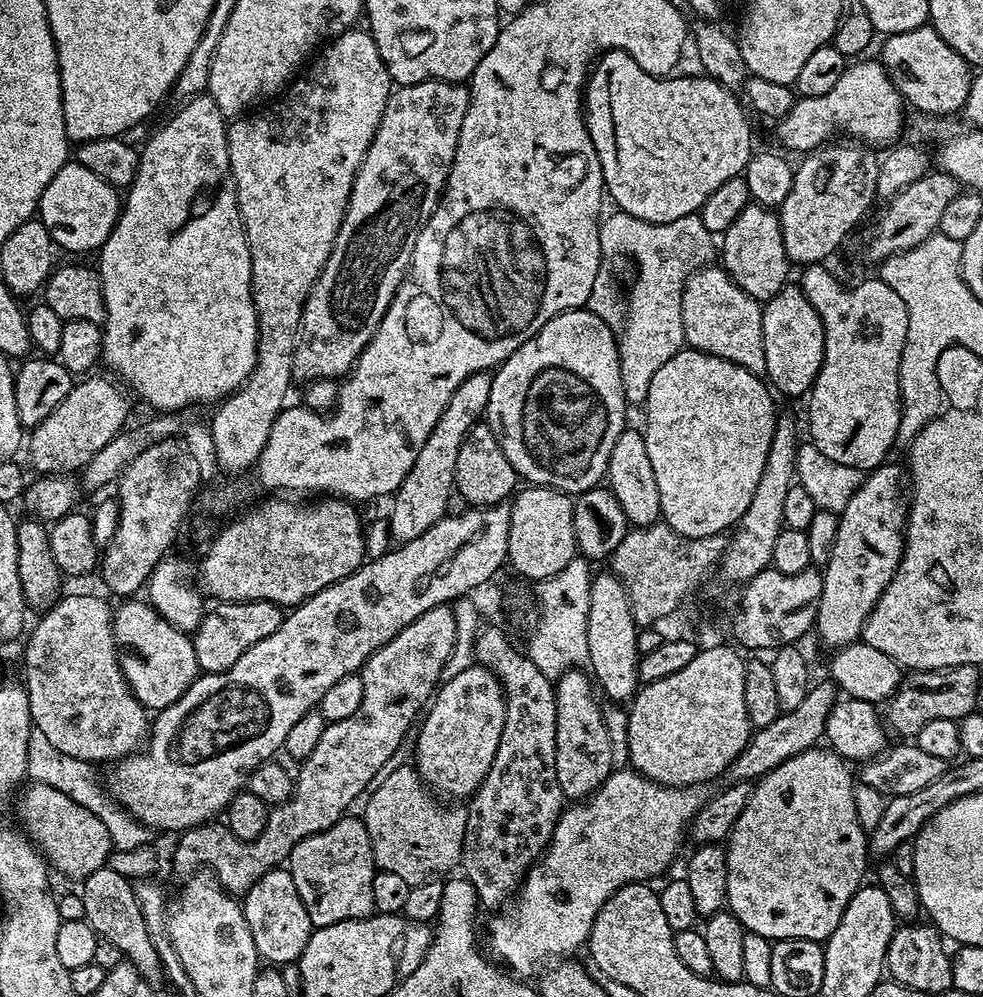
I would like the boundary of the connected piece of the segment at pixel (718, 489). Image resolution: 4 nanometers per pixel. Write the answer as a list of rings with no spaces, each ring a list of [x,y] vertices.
[[[687,346],[674,354],[670,362],[662,362],[654,378],[650,378],[646,401],[648,417],[642,423],[646,454],[650,454],[654,482],[658,482],[663,523],[670,525],[679,536],[719,536],[746,514],[758,478],[762,478],[762,466],[766,466],[770,438],[776,429],[778,409],[771,395],[769,385],[750,370]]]

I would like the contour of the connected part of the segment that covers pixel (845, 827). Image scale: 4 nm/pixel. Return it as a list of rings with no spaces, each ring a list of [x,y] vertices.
[[[815,746],[808,748],[800,754],[794,754],[786,762],[782,762],[776,768],[770,770],[766,775],[755,781],[750,798],[738,818],[734,822],[732,833],[728,835],[726,841],[726,866],[728,867],[728,881],[726,890],[728,891],[727,911],[740,919],[740,924],[747,931],[754,934],[762,934],[762,938],[773,942],[785,940],[786,938],[806,938],[807,940],[827,941],[830,934],[838,926],[844,911],[848,909],[850,898],[865,883],[864,871],[868,868],[870,853],[868,851],[868,836],[866,831],[859,824],[858,814],[855,813],[855,792],[854,776],[848,773],[849,765],[843,756],[839,756],[827,746]]]

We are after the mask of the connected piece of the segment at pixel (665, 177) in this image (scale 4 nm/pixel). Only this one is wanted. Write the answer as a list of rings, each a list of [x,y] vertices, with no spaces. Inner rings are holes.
[[[612,48],[595,61],[586,81],[582,97],[582,116],[587,123],[590,138],[594,142],[594,150],[598,154],[598,162],[602,166],[604,186],[611,203],[613,200],[616,203],[615,207],[621,212],[655,224],[658,222],[674,222],[678,218],[697,215],[701,206],[706,202],[706,198],[710,198],[710,194],[714,194],[714,190],[718,190],[718,186],[722,186],[722,182],[727,182],[729,178],[741,175],[744,167],[748,164],[748,159],[754,155],[752,128],[748,125],[747,118],[744,117],[744,110],[746,112],[745,105],[739,99],[736,101],[736,96],[731,91],[724,88],[719,82],[712,80],[708,75],[680,75],[676,74],[671,78],[651,76],[642,70],[642,66],[638,66],[638,62],[634,62],[634,58],[630,58],[630,54],[626,54],[617,48]]]

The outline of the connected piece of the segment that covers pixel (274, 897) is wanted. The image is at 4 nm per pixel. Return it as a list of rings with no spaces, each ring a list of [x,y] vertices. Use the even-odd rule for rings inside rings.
[[[287,867],[267,872],[249,892],[244,893],[242,907],[246,926],[250,926],[256,954],[261,961],[268,963],[269,960],[272,966],[295,965],[306,950],[306,942],[310,942],[314,929],[310,914],[306,914],[306,906],[302,906],[302,898],[298,898],[298,886],[294,886],[294,878]]]

